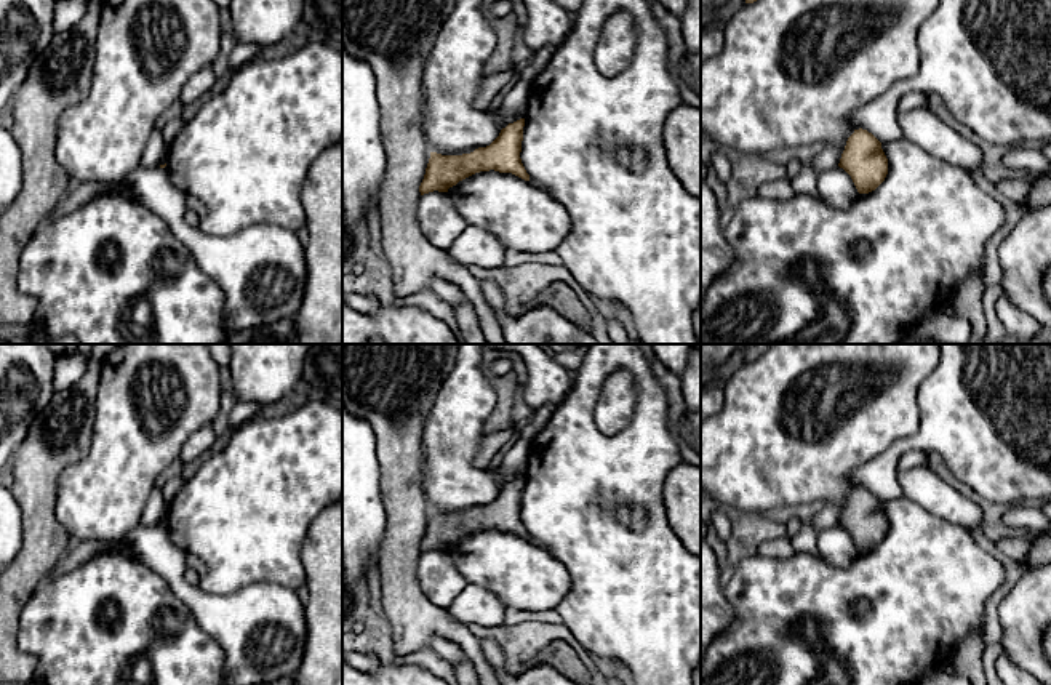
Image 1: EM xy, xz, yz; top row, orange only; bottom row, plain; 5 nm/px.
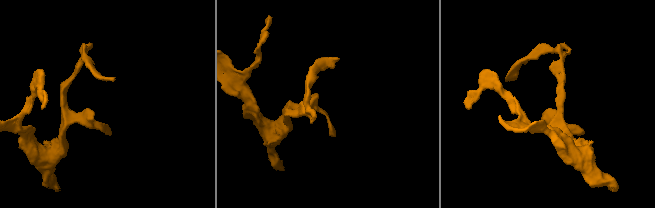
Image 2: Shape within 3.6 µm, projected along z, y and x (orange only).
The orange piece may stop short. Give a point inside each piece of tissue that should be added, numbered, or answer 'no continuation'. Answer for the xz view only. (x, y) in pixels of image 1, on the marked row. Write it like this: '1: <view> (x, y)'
no continuation

